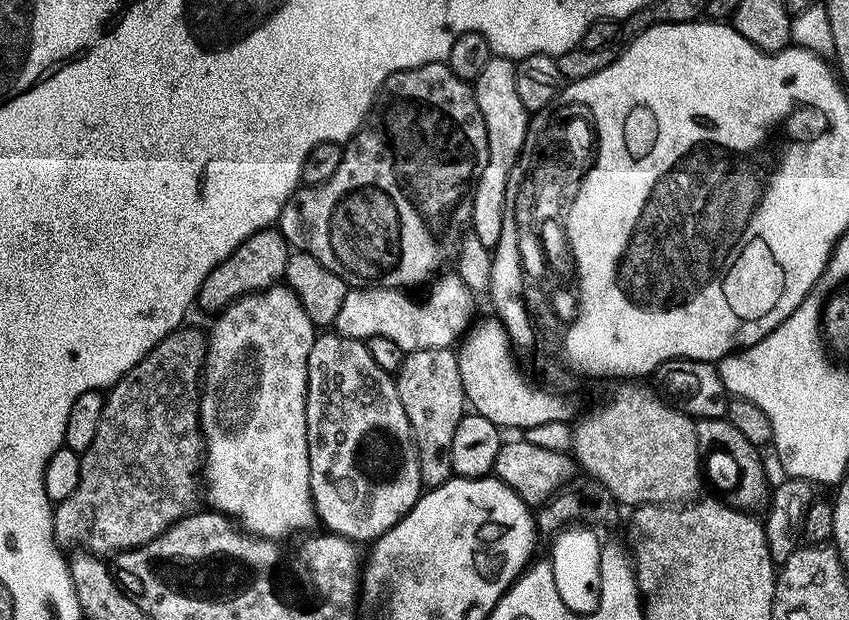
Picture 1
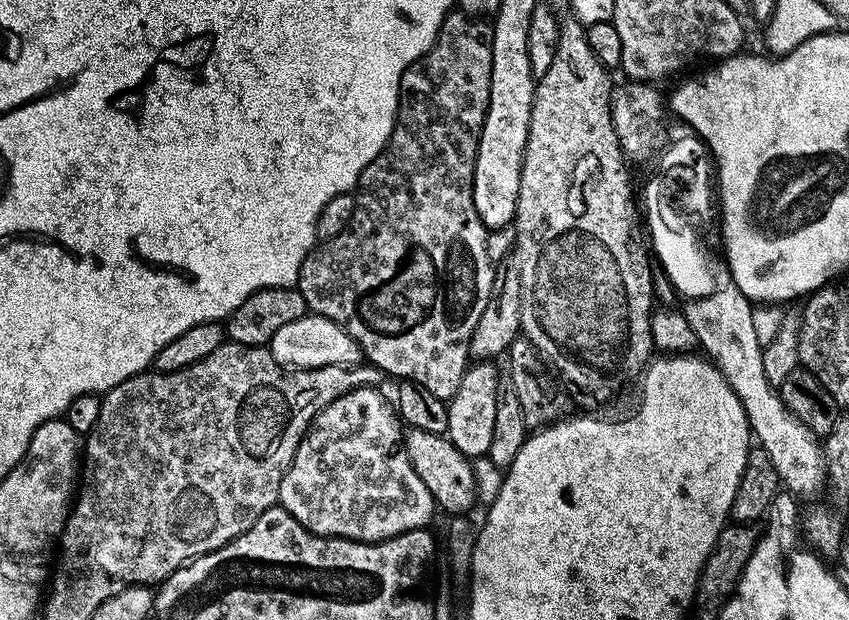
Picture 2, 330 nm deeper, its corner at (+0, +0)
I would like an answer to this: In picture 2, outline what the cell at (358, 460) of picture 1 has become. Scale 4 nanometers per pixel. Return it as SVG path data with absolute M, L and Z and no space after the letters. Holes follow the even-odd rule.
M356 388L327 404L316 415L292 464L280 483L279 507L285 508L308 532L316 536L339 536L341 540L360 540L378 544L416 528L427 529L428 519L438 505L432 499L426 482L418 478L402 439L402 421L393 405L374 388Z

